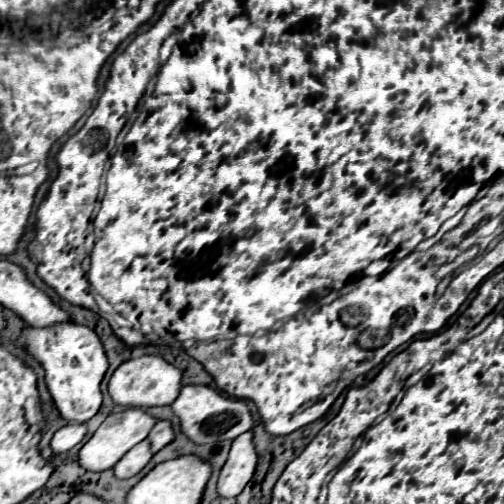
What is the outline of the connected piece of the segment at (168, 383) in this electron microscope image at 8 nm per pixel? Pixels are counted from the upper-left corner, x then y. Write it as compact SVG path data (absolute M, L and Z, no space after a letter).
M142 356L142 358L122 362L116 368L116 372L110 378L108 392L114 404L120 404L120 406L134 406L134 408L168 406L180 394L180 388L182 388L180 380L182 380L182 372L172 364L168 364L166 360L162 360L160 356Z

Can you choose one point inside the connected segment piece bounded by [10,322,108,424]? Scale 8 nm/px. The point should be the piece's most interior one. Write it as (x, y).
(72, 356)

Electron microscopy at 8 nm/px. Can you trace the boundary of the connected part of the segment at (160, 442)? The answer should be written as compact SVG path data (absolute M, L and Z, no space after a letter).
M168 420L156 422L154 428L148 434L148 440L150 440L154 452L158 452L160 448L164 448L168 442L172 442L172 438L174 438L174 432L172 432L172 426L170 426Z

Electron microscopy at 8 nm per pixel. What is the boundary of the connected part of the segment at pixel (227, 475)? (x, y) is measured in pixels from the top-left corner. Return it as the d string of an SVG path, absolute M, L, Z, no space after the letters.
M244 432L240 434L240 438L232 442L230 456L218 478L218 486L216 486L218 494L222 498L238 496L252 478L256 470L256 462L258 462L258 454L252 444L252 432Z

